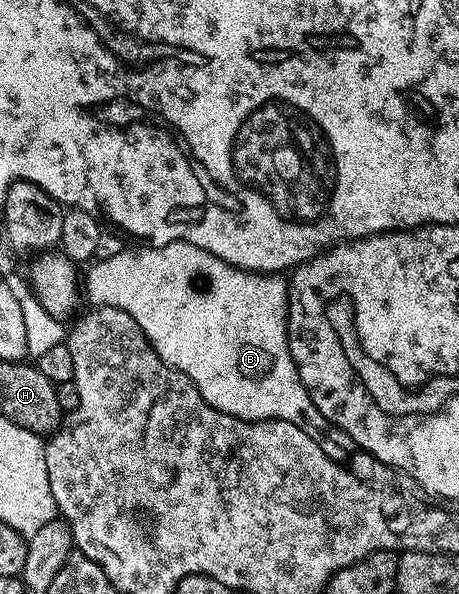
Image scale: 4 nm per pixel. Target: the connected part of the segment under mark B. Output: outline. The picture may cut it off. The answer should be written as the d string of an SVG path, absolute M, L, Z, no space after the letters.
M176 240L170 244L156 246L133 247L137 248L129 248L126 252L117 252L114 256L107 257L106 260L98 259L92 265L94 268L90 270L89 277L86 280L84 277L83 288L84 291L85 288L89 291L94 305L118 308L131 314L131 318L135 318L135 322L139 322L145 336L152 341L153 348L157 353L172 368L177 368L183 374L187 374L187 378L191 378L191 382L195 382L199 394L203 394L205 401L211 406L215 406L215 410L219 410L223 414L238 416L244 420L286 420L292 424L300 424L309 430L326 427L326 416L315 406L315 402L309 396L309 389L299 378L297 364L291 358L291 350L289 349L289 286L284 275L270 274L268 271L250 271L245 267L237 267L216 256L213 252L208 252L205 248L187 243L186 240Z

